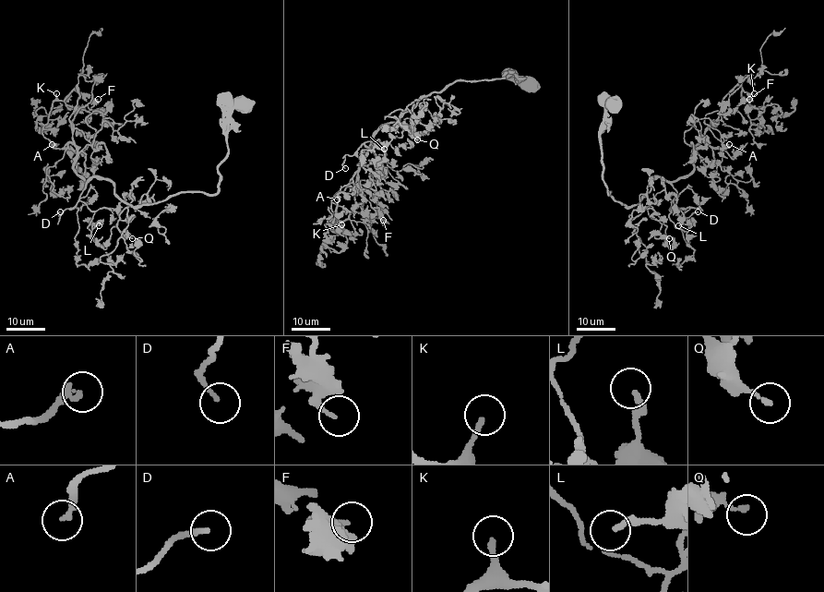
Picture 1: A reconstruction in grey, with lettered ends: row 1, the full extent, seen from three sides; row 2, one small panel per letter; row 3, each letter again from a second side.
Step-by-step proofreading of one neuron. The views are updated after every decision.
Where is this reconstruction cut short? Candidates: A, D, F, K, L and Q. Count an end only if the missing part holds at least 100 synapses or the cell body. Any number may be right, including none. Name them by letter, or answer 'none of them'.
A, D

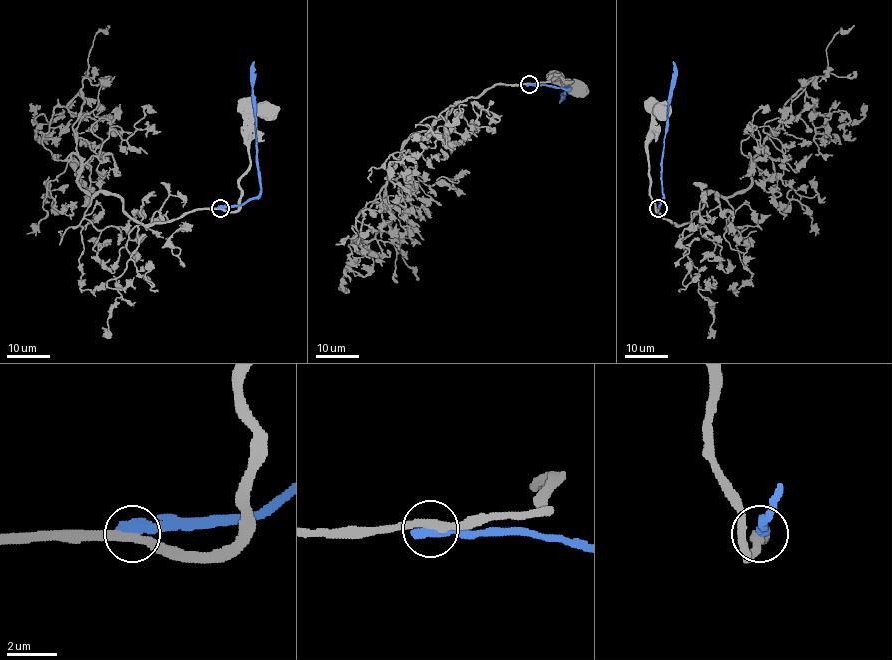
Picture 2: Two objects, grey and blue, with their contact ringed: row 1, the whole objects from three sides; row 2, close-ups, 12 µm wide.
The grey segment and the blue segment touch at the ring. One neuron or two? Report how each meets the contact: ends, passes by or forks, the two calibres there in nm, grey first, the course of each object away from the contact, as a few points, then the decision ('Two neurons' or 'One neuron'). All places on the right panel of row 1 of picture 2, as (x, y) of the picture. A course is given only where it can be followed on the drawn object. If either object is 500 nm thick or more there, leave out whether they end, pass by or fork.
Thickness 340 nm (grey) against 500 nm. Course of grey: (658, 208), (656, 211), (650, 194), (648, 137), (652, 119), (662, 111). Course of blue: (658, 208), (663, 197), (664, 136), (673, 61). Two neurons

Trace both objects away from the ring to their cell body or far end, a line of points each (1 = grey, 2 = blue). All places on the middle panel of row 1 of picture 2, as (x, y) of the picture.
1: (529, 84), (548, 81), (548, 76), (558, 74), (574, 88)
2: (529, 84), (569, 88), (562, 95), (563, 99)

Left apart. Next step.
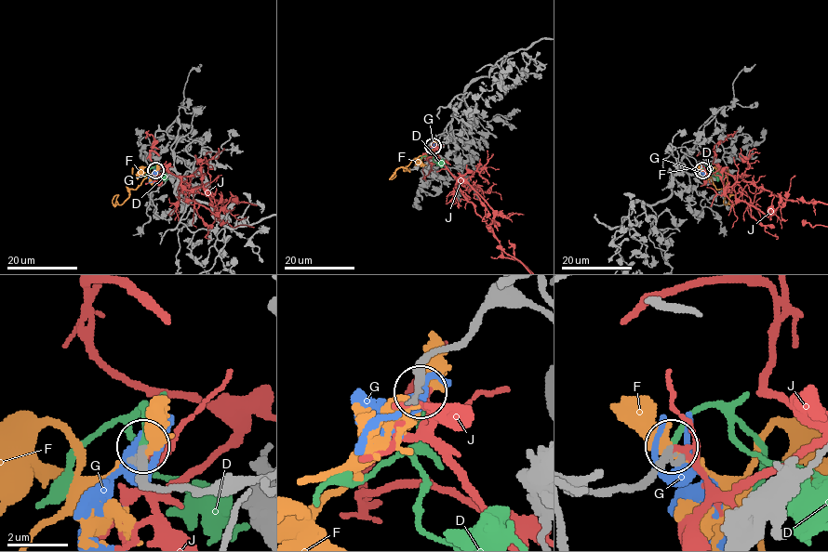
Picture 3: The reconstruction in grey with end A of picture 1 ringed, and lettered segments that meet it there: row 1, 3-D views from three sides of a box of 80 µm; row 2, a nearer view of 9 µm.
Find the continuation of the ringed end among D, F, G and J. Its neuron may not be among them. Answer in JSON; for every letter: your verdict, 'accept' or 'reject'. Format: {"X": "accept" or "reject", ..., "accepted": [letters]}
{"D": "accept", "F": "reject", "G": "reject", "J": "reject", "accepted": ["D"]}

